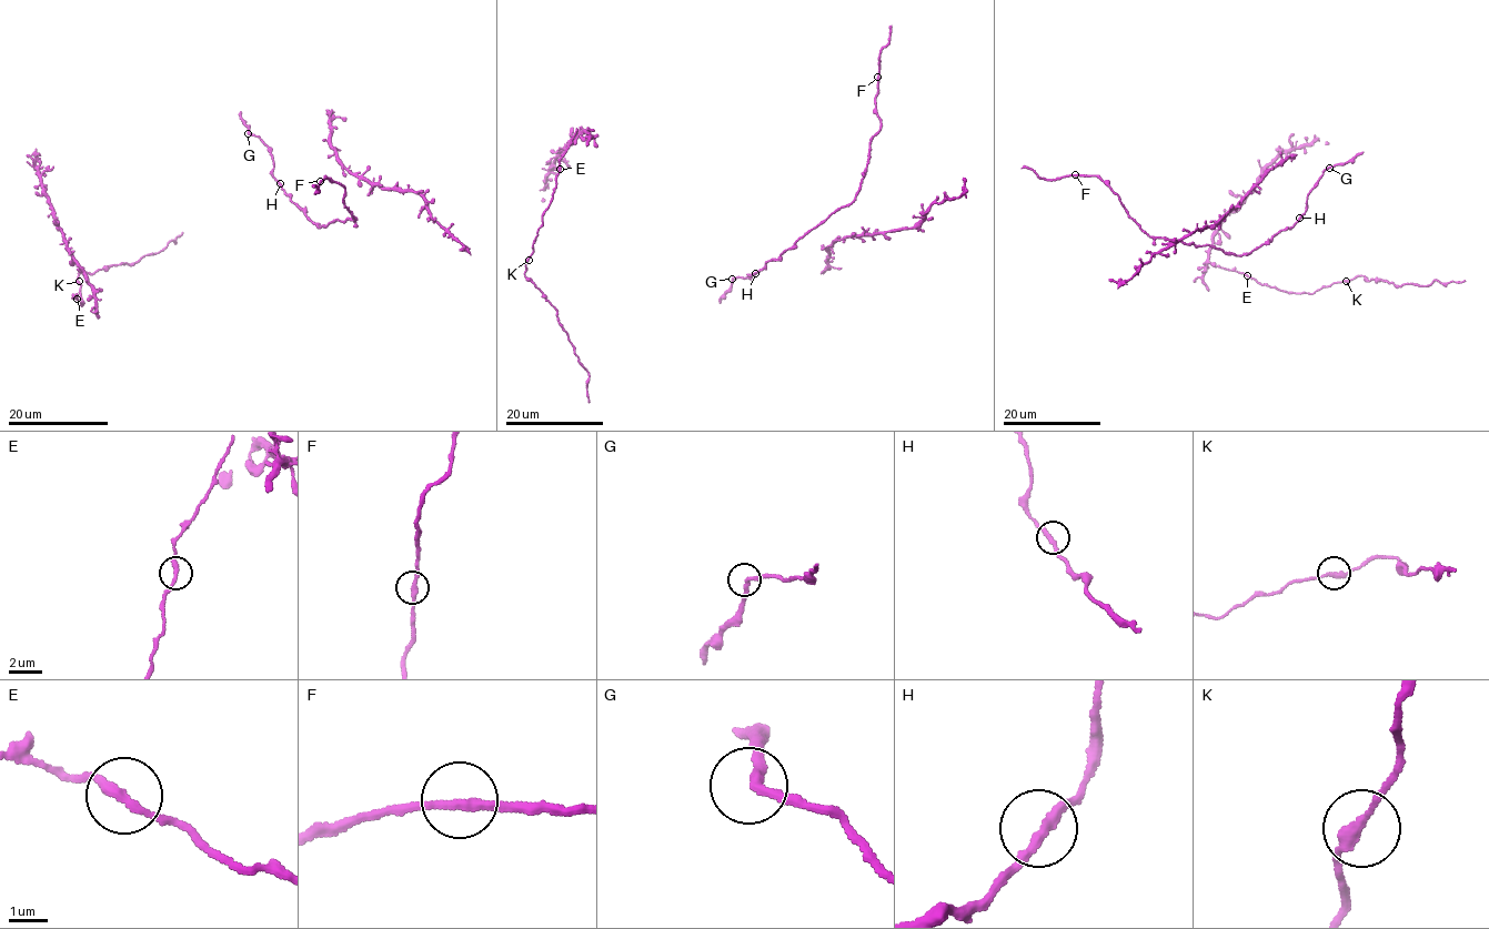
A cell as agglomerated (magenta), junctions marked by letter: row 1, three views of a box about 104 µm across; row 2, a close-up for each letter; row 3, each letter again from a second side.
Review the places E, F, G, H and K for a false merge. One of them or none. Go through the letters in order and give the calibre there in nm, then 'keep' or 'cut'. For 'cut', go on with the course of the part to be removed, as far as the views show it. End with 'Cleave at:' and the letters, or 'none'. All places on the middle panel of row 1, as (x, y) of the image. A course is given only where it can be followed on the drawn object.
E: calibre 240 nm; keep
F: calibre 240 nm; keep
G: calibre 240 nm; keep
H: calibre 240 nm; keep
K: calibre 260 nm; keep
Cleave at: none

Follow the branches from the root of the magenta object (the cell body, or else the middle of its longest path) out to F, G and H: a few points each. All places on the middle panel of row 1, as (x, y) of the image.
F: (721, 298), (734, 279), (754, 275), (854, 200), (864, 177), (871, 141), (881, 127), (875, 100), (877, 77)
G: (721, 298), (732, 279)
H: (721, 298), (734, 279), (748, 279), (755, 273)

